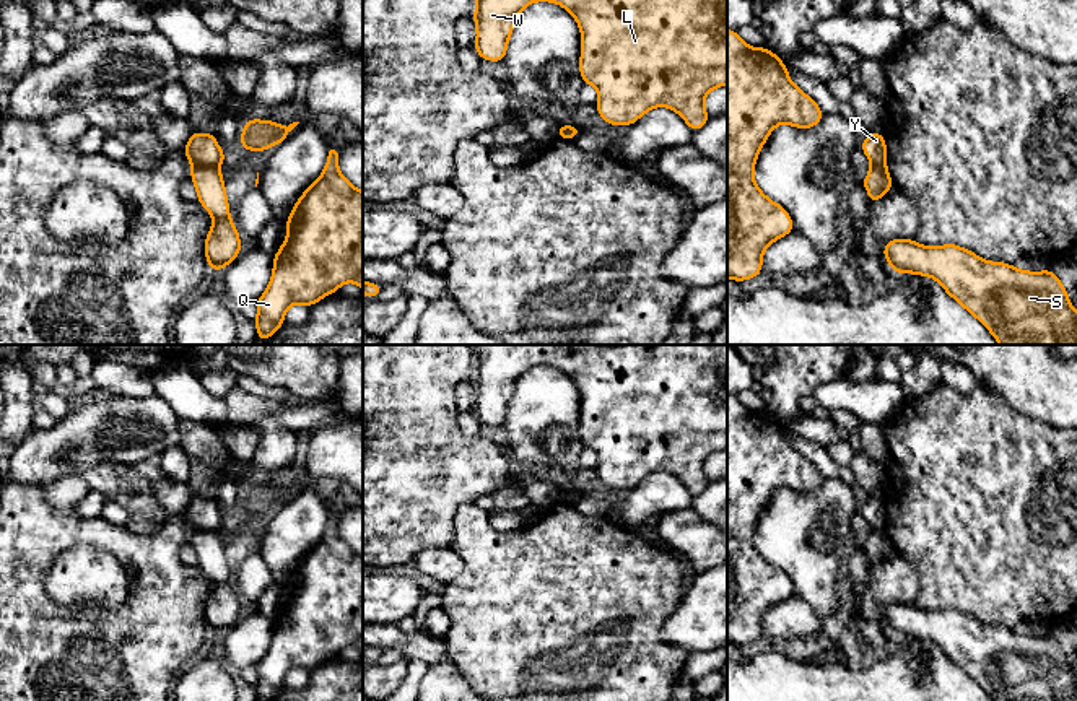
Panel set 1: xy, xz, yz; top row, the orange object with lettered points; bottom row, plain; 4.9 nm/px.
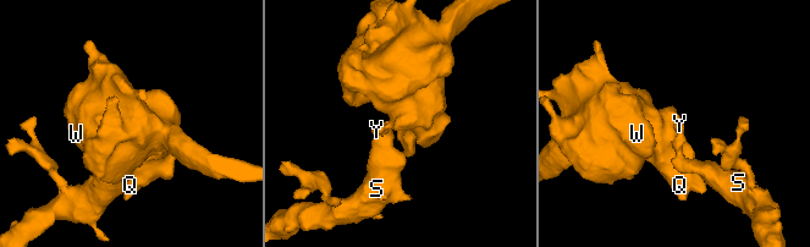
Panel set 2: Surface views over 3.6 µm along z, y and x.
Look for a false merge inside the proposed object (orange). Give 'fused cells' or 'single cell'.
fused cells

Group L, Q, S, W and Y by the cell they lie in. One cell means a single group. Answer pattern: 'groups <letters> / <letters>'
groups L Q W Y / S

